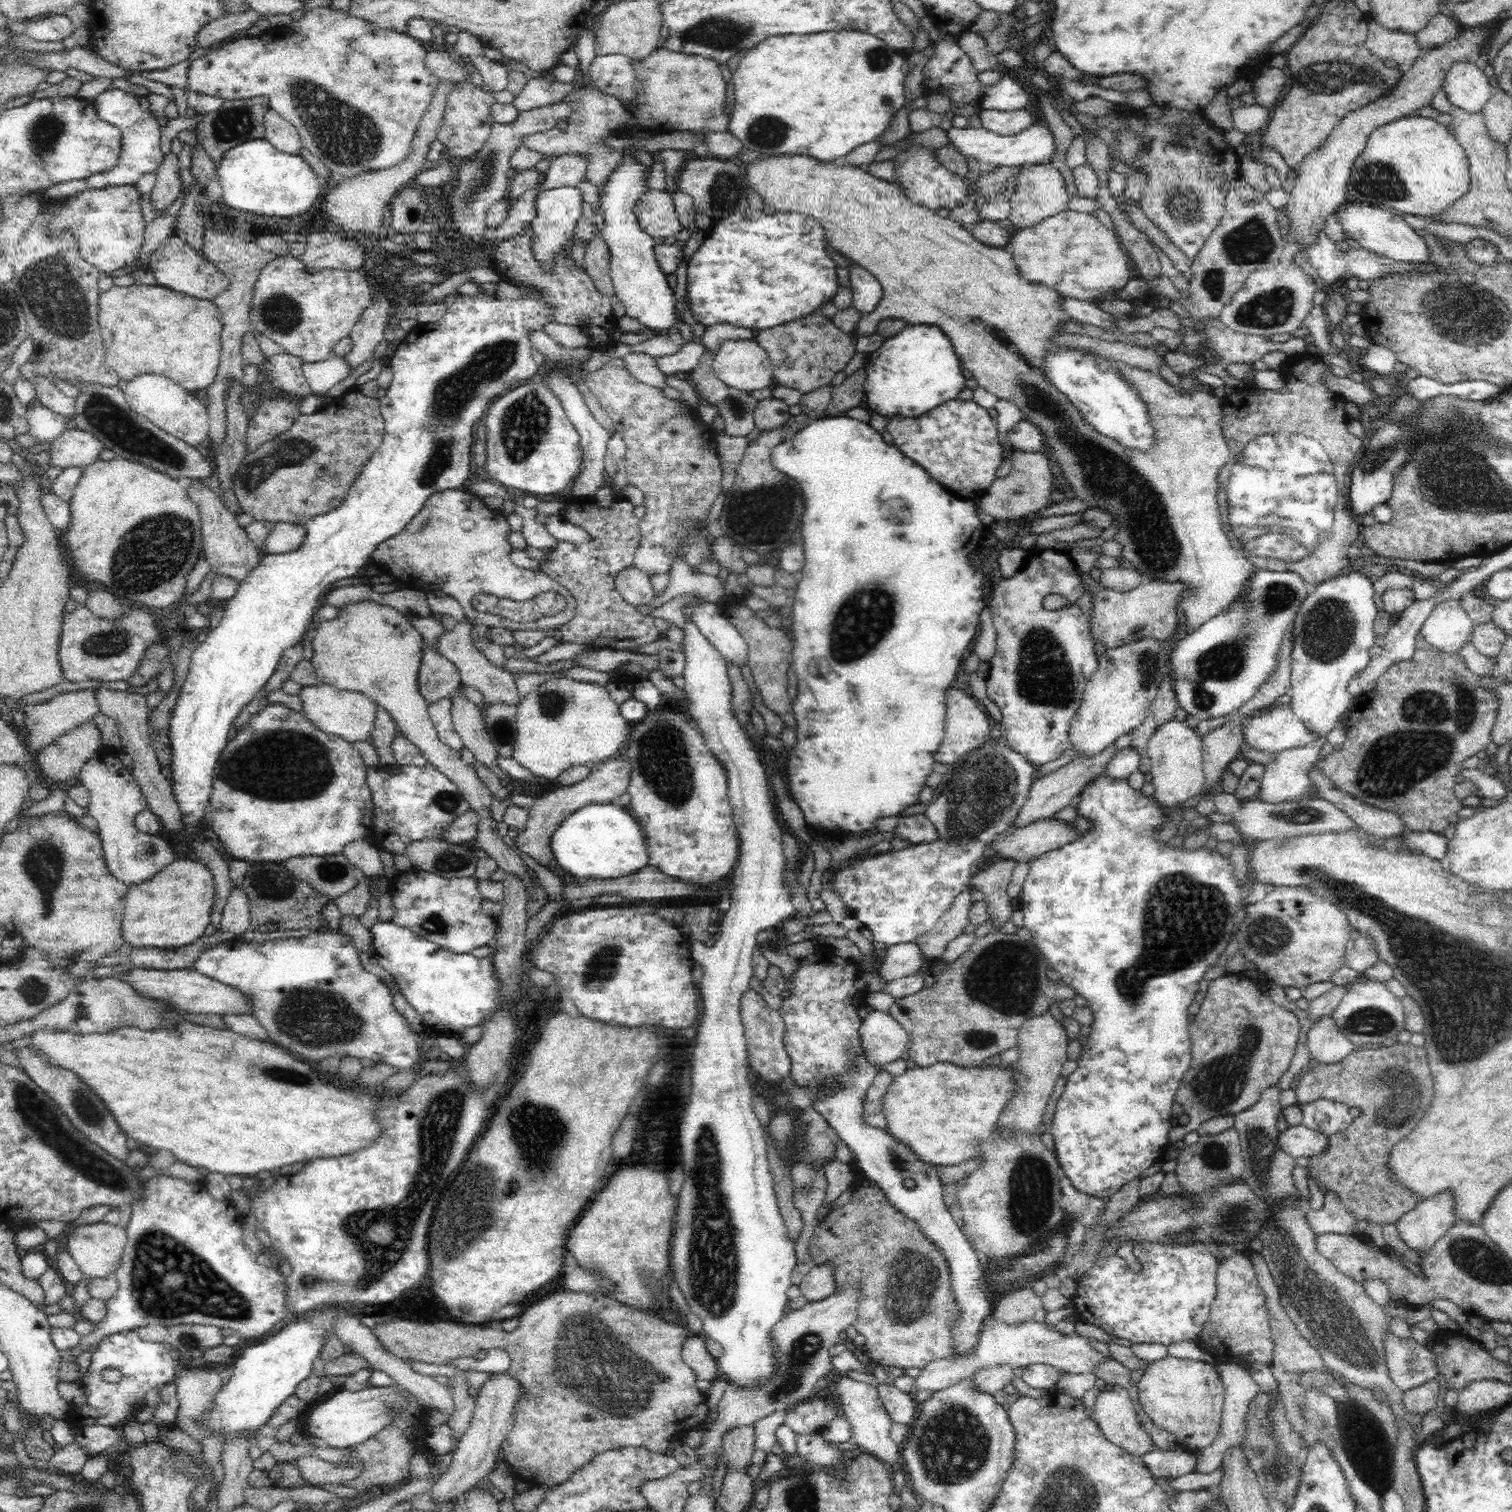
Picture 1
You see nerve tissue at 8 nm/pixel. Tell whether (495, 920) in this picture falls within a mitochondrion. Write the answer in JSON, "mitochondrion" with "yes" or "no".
{"mitochondrion":"no"}

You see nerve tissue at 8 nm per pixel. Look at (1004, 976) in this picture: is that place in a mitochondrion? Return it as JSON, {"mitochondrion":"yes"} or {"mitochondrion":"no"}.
{"mitochondrion":"yes"}

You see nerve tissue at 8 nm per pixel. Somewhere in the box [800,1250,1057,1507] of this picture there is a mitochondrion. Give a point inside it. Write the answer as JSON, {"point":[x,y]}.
{"point":[951,1446]}

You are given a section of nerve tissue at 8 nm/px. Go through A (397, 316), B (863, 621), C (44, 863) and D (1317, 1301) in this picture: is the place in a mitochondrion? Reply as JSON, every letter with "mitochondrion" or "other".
{"A":"other","B":"mitochondrion","C":"mitochondrion","D":"mitochondrion"}

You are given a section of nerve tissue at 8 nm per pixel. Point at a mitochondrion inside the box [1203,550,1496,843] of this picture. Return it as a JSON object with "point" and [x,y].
{"point":[1394,764]}

